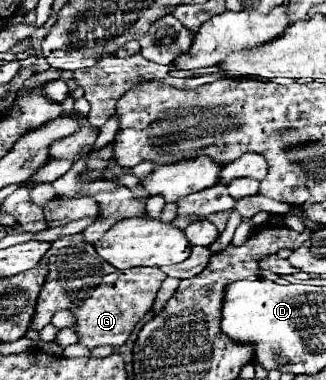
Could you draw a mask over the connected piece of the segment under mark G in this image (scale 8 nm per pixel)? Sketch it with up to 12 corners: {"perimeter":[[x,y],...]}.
{"perimeter":[[114,271],[72,311],[78,343],[120,347],[166,273]]}

